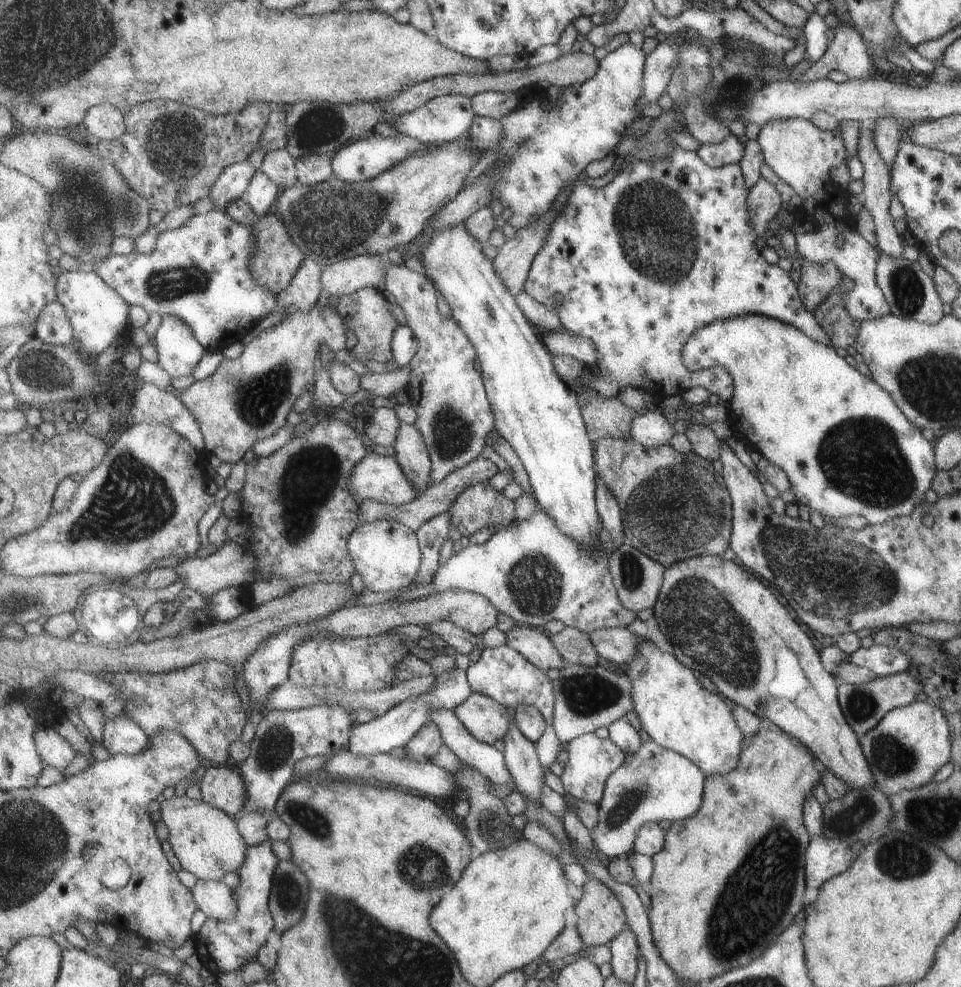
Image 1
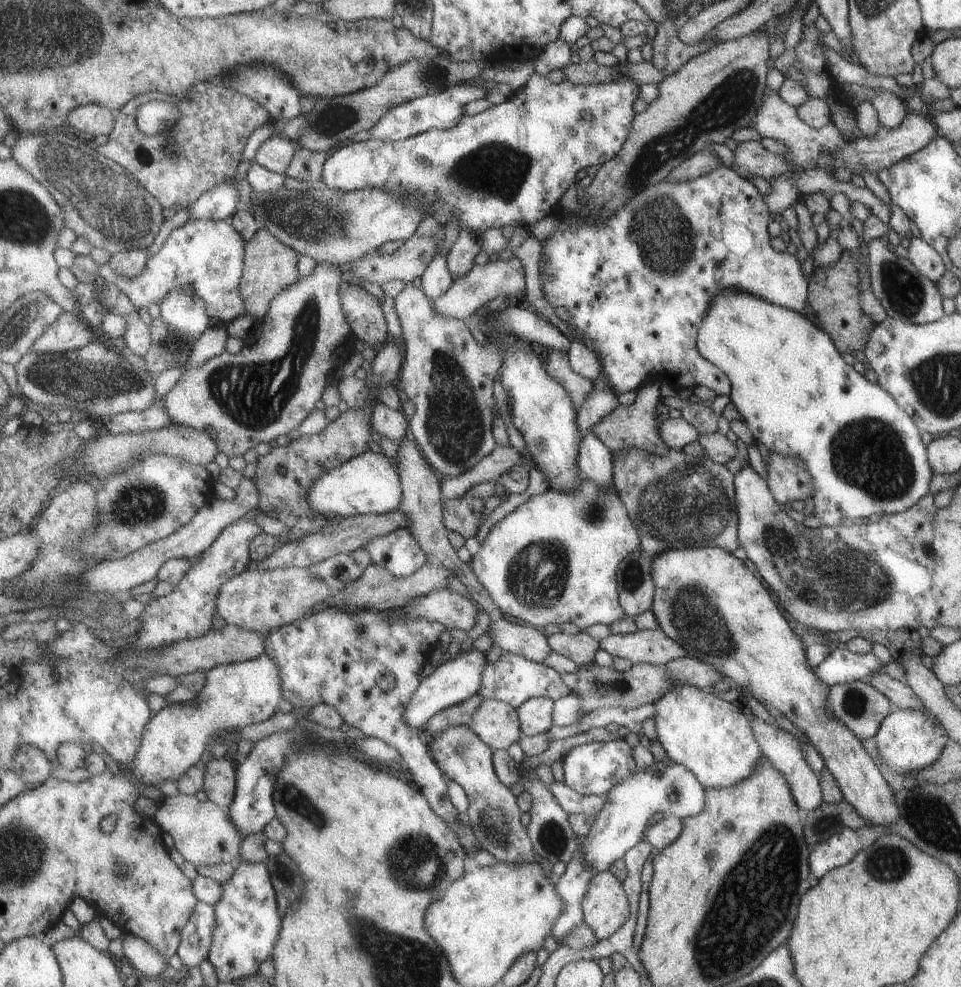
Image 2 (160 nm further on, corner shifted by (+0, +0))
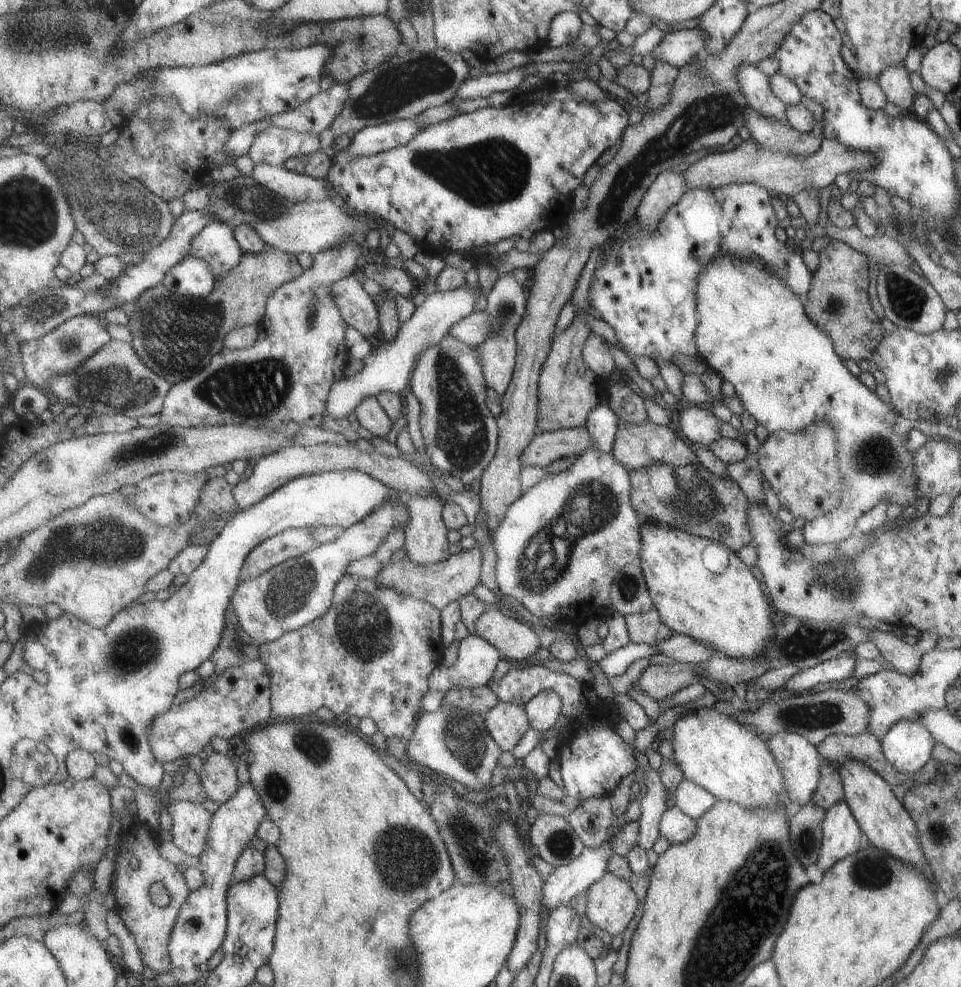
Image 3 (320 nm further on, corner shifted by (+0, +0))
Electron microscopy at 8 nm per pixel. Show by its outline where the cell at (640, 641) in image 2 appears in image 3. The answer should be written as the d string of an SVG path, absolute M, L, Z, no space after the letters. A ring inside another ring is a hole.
M672 633L655 644L656 654L661 654L677 663L697 664L709 660L715 653L709 646L695 642L689 636Z

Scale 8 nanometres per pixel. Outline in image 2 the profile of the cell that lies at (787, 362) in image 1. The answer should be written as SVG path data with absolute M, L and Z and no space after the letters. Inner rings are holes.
M729 289L721 291L712 298L711 305L708 306L707 313L700 322L699 332L696 333L696 346L704 359L728 375L731 380L731 390L728 394L730 402L734 404L740 418L745 420L755 442L761 442L769 453L793 455L794 458L799 457L804 462L808 473L812 476L812 487L814 488L811 496L814 506L812 516L819 519L818 524L821 527L837 525L841 518L853 521L857 518L871 516L871 514L879 514L879 512L883 512L884 515L900 513L915 505L927 492L933 474L931 474L930 464L927 464L927 446L923 446L923 442L919 438L915 420L897 406L895 399L884 387L879 386L879 384L872 384L863 376L859 376L859 373L851 368L851 364L847 366L841 360L841 356L837 354L838 350L835 350L835 343L829 334L821 327L809 322L797 311L791 310L789 307L774 305L772 302L747 291L730 292Z

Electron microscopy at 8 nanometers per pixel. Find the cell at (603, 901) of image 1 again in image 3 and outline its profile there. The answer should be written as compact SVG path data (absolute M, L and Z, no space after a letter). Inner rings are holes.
M608 871L589 888L587 900L587 918L595 928L609 933L611 937L627 928L638 903L628 882Z

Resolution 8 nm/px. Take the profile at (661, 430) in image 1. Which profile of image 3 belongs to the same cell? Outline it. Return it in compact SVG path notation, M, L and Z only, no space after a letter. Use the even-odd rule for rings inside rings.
M683 405L677 416L677 430L694 447L708 447L719 436L719 420L710 409Z

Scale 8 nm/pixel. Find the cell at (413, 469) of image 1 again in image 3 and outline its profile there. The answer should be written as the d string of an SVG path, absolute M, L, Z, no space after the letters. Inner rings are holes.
M414 496L406 498L406 505L409 508L409 524L404 529L406 542L403 548L407 550L407 559L414 564L427 566L427 564L438 564L448 560L451 555L451 546L447 540L447 526L443 520L443 506L445 502L439 496Z

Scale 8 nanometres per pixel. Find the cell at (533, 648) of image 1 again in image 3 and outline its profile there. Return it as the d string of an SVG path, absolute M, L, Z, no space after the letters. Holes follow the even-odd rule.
M493 607L479 618L477 634L516 661L535 657L542 649L532 626L501 608Z

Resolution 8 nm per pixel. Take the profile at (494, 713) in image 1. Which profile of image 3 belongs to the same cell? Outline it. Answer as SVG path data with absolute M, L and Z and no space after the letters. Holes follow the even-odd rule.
M500 701L484 716L489 733L502 751L512 751L525 732L532 728L525 708Z

